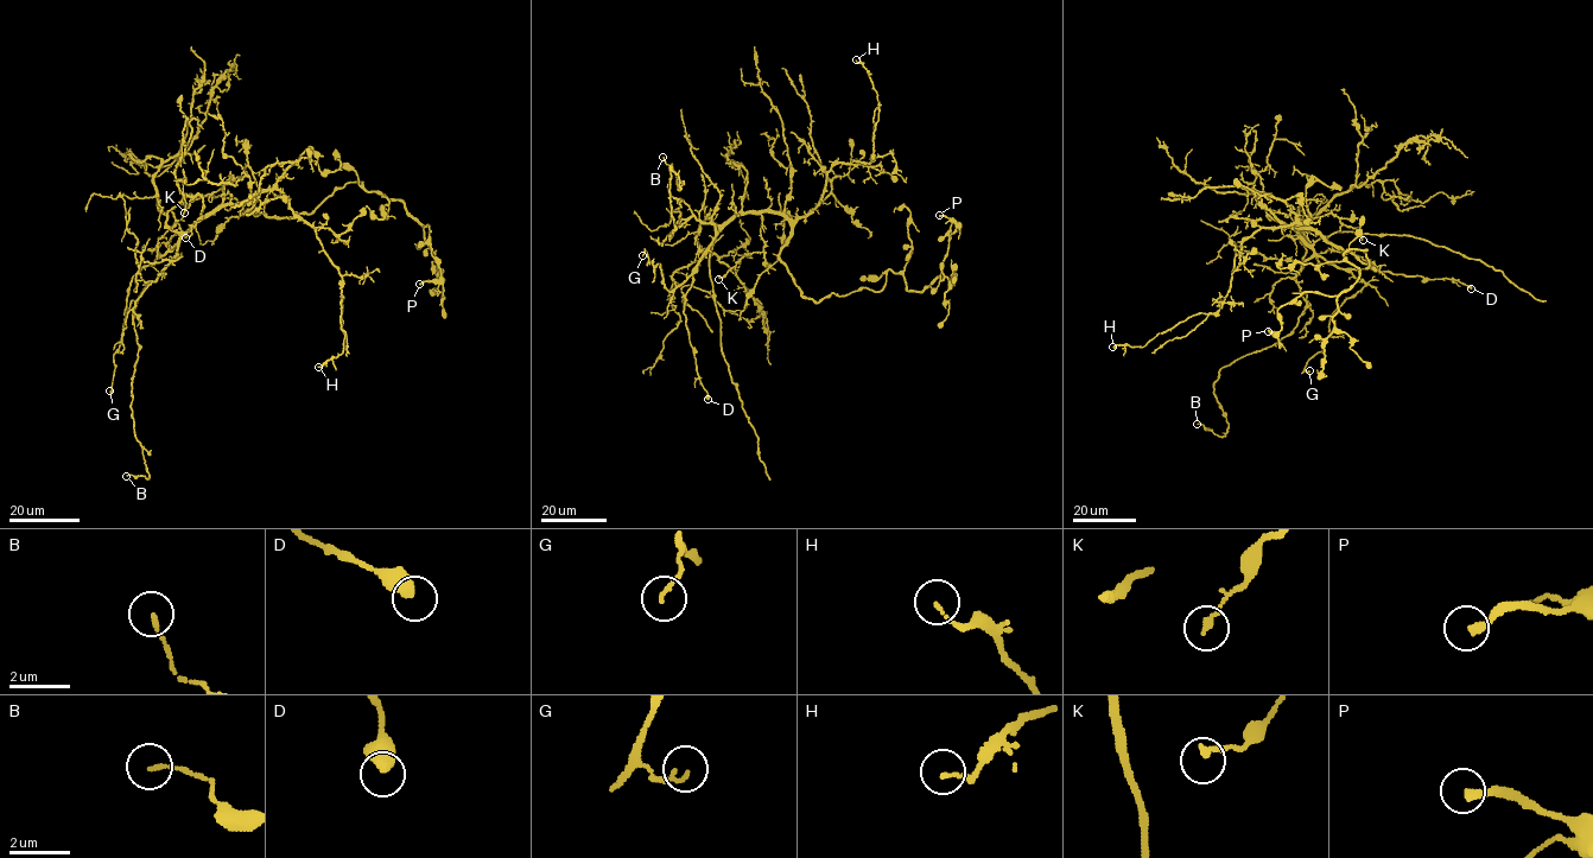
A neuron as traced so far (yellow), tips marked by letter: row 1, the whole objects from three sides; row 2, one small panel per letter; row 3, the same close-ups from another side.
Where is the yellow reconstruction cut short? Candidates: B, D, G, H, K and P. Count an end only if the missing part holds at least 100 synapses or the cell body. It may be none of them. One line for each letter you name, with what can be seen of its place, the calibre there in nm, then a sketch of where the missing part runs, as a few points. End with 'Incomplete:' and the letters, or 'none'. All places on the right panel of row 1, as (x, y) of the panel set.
Incomplete: none

